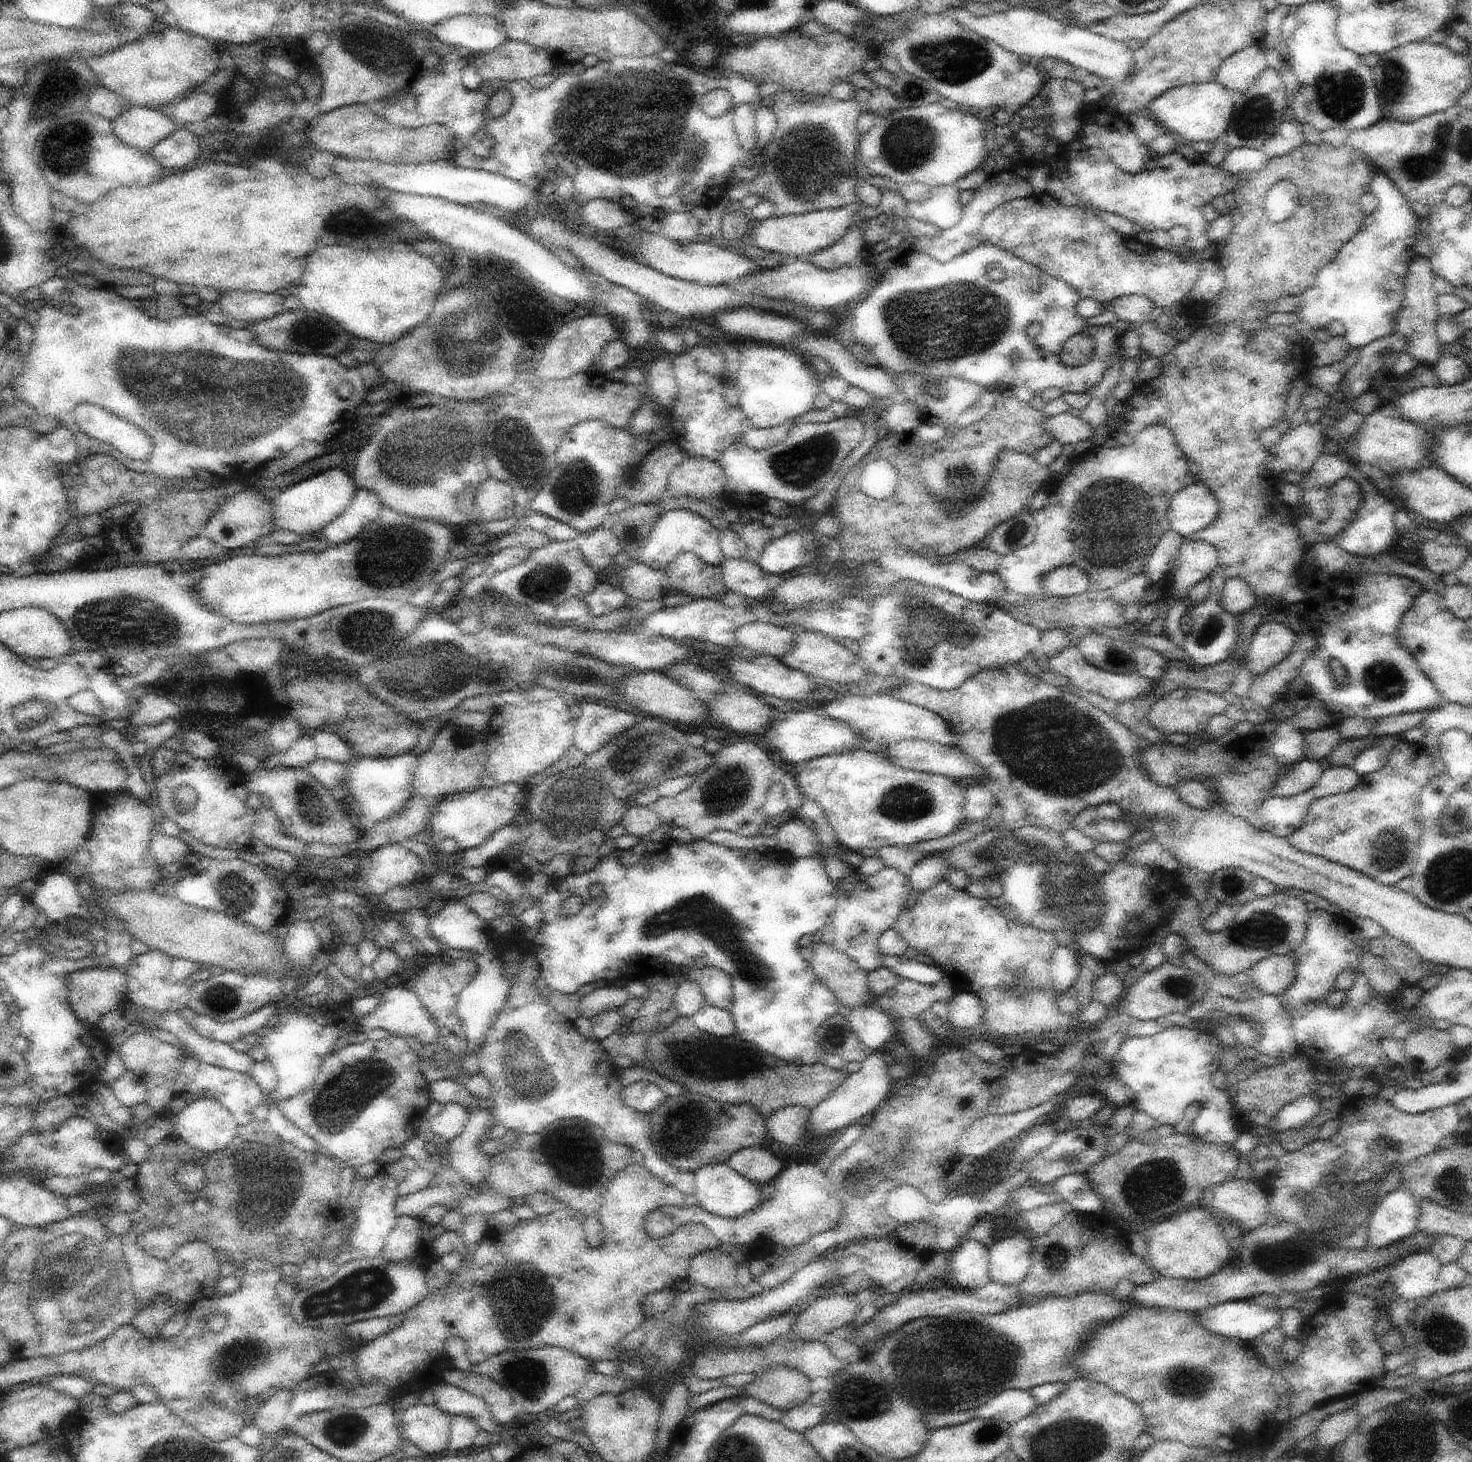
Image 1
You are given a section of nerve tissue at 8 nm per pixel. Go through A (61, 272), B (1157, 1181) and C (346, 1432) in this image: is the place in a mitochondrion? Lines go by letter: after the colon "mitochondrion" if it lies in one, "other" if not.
A: other
B: mitochondrion
C: mitochondrion

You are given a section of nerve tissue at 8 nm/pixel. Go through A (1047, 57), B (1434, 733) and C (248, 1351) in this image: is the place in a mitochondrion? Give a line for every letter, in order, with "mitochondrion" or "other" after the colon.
A: other
B: other
C: mitochondrion

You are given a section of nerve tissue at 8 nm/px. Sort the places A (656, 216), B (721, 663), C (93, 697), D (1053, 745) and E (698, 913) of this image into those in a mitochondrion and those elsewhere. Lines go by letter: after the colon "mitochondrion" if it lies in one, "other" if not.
A: other
B: other
C: other
D: mitochondrion
E: mitochondrion

